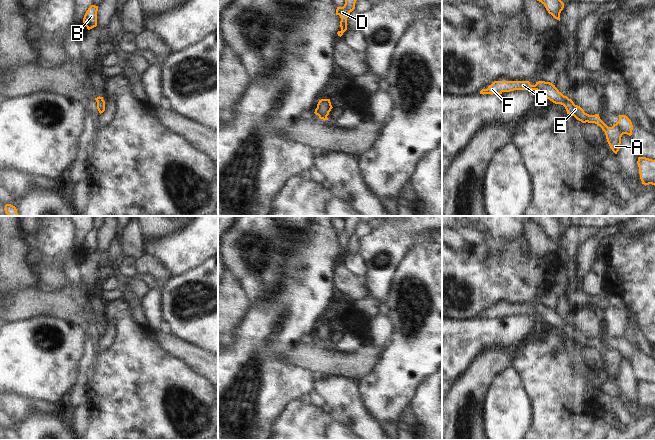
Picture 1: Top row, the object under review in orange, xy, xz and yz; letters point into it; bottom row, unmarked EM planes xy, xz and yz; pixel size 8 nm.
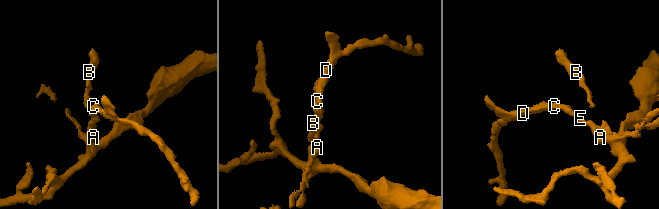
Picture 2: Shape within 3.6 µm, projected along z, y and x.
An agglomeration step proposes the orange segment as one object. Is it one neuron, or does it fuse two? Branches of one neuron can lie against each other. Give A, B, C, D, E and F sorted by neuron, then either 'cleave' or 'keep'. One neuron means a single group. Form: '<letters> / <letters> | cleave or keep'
A B C D E F | keep

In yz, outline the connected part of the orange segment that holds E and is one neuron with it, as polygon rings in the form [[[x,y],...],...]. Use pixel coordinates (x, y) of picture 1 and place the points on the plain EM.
[[[494,305],[487,313],[482,313],[480,318],[502,318],[514,314],[537,314],[544,322],[549,323],[555,328],[561,328],[565,331],[567,338],[574,340],[582,347],[595,347],[605,356],[607,366],[612,375],[617,378],[620,373],[621,361],[623,358],[632,359],[633,349],[626,339],[619,339],[619,345],[608,351],[599,341],[599,338],[589,339],[584,334],[574,328],[567,320],[564,320],[550,306],[538,305],[531,309],[529,305]]]

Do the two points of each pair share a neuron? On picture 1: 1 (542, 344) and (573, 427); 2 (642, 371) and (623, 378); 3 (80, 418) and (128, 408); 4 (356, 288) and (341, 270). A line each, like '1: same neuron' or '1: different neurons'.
1: same neuron
2: different neurons
3: different neurons
4: same neuron

